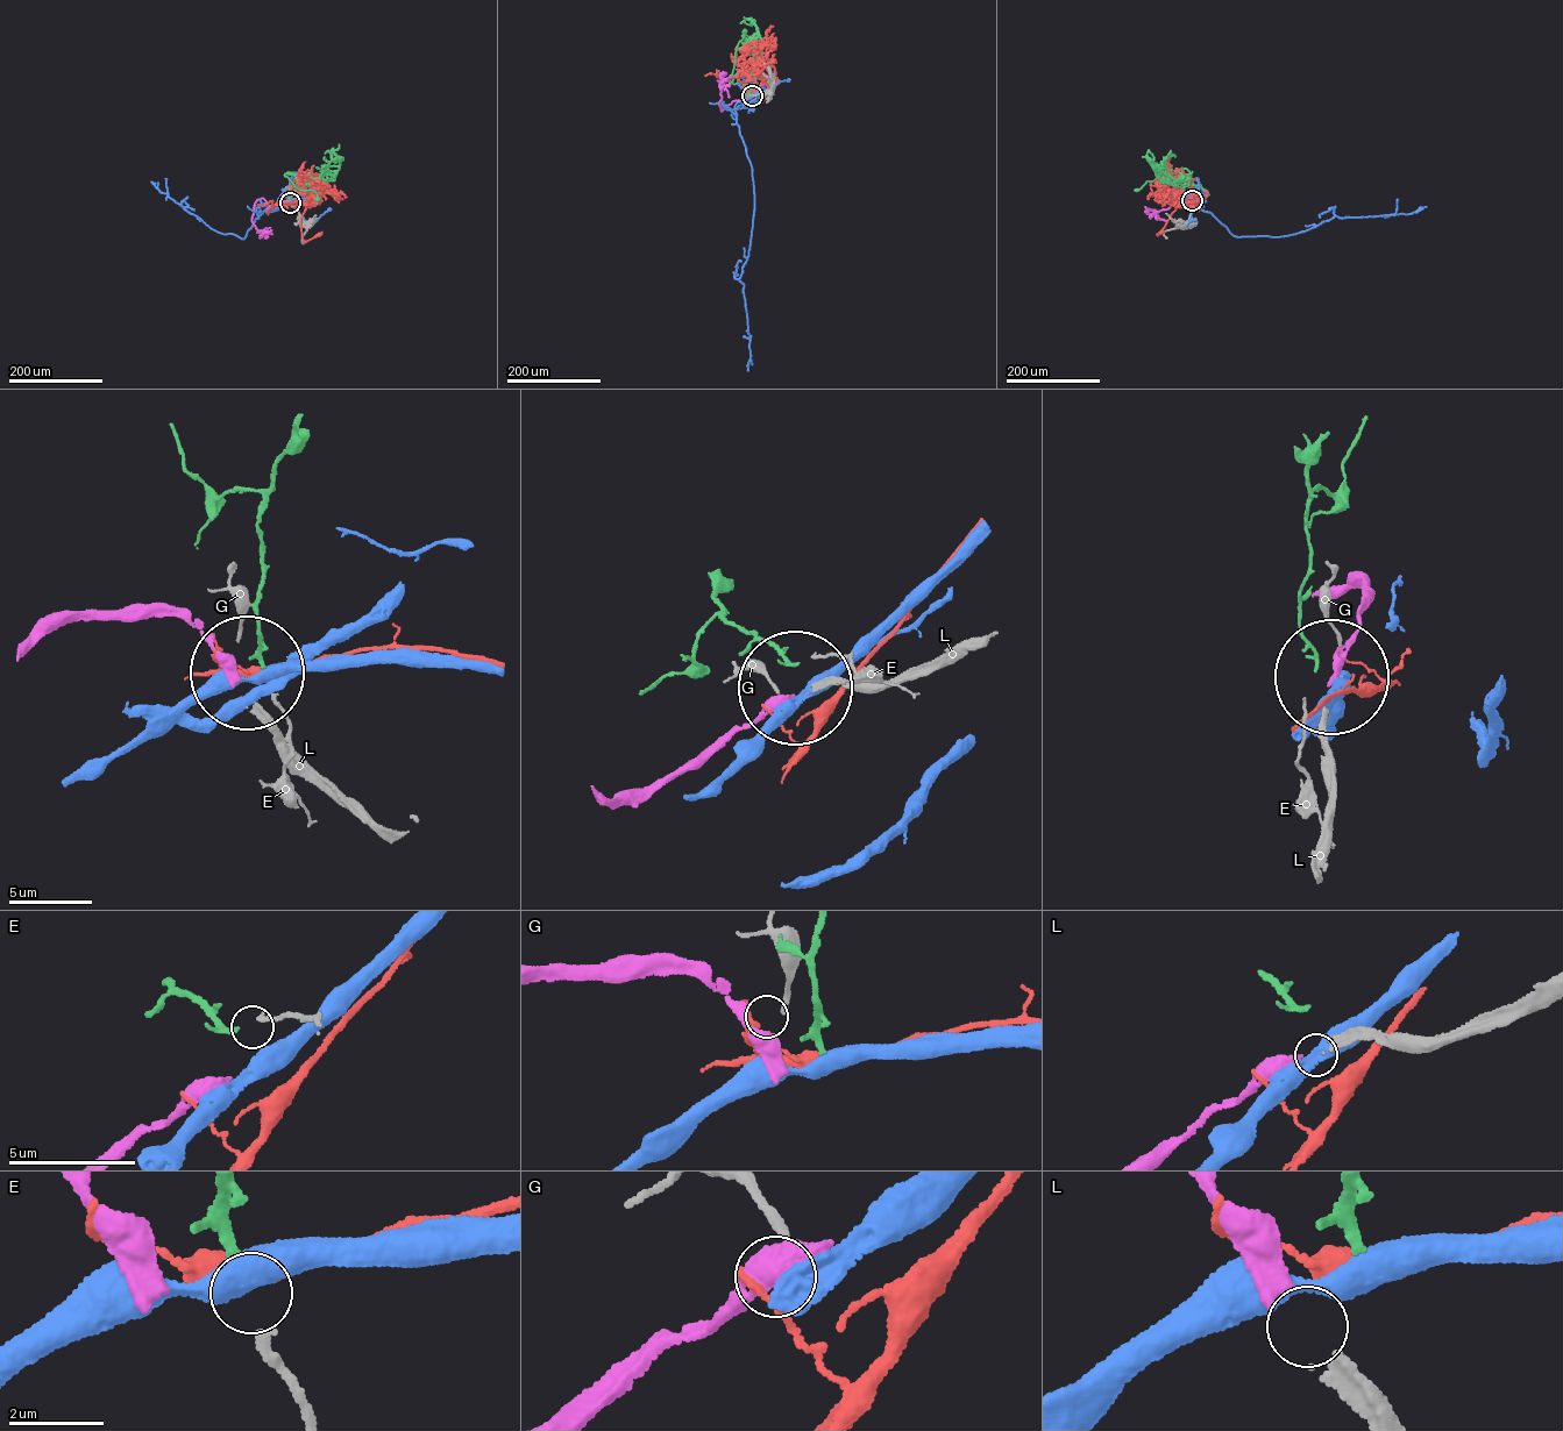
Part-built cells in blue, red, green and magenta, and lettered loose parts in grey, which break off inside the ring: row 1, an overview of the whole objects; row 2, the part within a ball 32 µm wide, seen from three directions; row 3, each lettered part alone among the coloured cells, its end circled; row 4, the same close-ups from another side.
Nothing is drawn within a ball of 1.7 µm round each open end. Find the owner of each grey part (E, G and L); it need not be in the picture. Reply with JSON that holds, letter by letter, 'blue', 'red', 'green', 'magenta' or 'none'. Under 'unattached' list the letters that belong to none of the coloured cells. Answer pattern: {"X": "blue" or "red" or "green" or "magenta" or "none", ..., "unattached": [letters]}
{"E": "green", "G": "none", "L": "magenta", "unattached": ["G"]}

